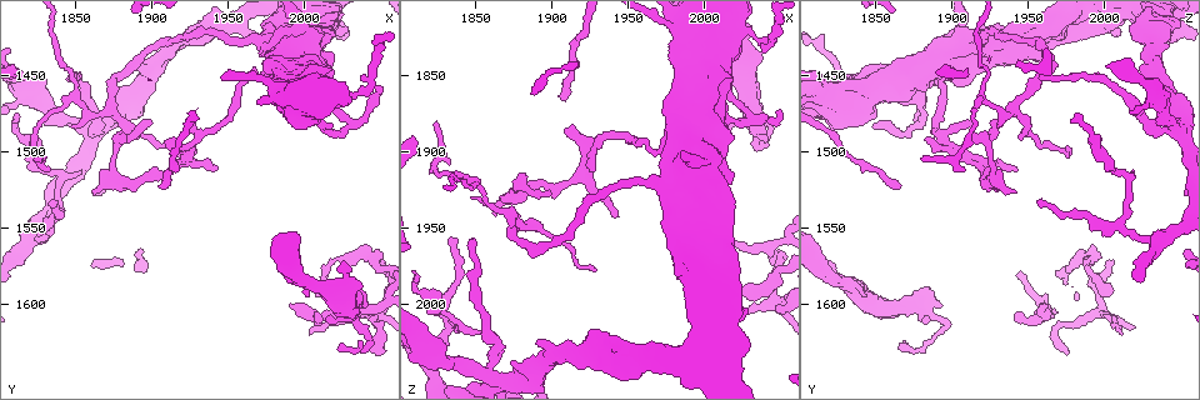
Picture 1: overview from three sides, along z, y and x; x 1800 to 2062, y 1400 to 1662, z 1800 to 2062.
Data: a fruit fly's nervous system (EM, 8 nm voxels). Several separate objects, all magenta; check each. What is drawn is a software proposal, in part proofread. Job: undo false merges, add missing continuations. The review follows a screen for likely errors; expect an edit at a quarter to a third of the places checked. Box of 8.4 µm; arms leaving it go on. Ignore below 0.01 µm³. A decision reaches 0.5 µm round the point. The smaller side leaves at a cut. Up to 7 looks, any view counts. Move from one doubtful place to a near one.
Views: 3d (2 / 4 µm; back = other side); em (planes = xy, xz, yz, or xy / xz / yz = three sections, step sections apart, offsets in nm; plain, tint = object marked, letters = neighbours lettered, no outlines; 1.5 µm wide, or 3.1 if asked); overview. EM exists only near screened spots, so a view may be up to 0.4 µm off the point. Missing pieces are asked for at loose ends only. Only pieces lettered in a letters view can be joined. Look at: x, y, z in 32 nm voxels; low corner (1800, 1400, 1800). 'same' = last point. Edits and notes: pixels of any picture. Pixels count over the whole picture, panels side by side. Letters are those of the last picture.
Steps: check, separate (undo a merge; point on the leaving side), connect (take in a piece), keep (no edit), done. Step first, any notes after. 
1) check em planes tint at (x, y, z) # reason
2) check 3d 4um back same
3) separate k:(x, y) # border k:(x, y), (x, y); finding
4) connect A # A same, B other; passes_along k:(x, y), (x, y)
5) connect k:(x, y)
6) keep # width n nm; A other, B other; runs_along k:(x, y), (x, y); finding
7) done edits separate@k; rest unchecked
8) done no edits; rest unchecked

check em planes letters at (1942, 1512, 1940) # an open end

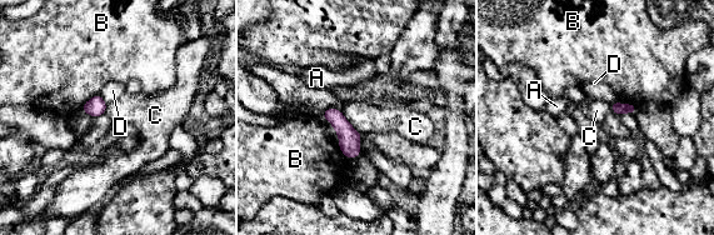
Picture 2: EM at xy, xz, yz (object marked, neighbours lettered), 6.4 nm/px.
keep # A other, B other, C other, D other; border 2:(341, 111), (344, 118), (362, 134); no lettered piece goes on from it

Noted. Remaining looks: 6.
check 3d 2um at (1990, 1600, 1962) # free end

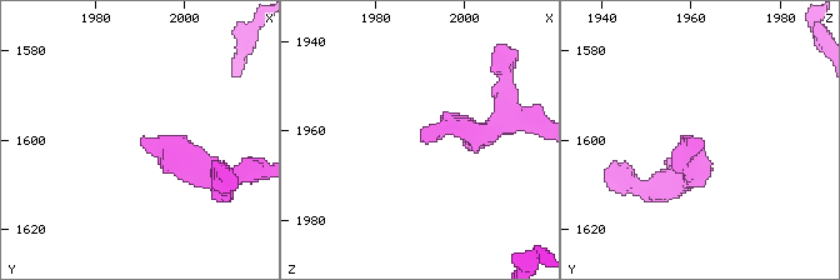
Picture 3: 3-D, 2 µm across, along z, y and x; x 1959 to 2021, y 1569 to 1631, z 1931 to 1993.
check em xy step 4 letters at (1990, 1601, 1961) # need the tissue

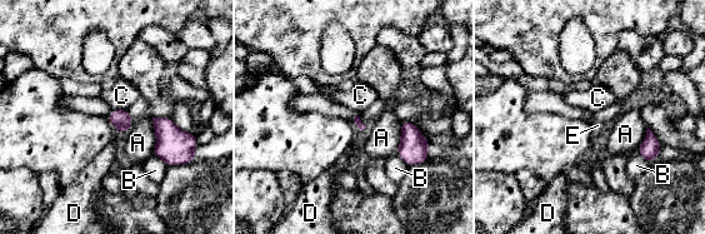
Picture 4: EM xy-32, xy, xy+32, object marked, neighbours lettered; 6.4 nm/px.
keep # A other, B other, C other, D other, E other; none of them fits

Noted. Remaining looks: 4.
check em 3.1um xz step 8 tint at (2048, 1622, 1968) # sharp bend

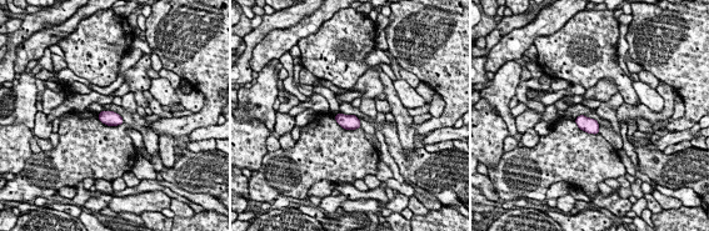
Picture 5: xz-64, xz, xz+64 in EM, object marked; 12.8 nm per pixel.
check em 3.1um planes letters same

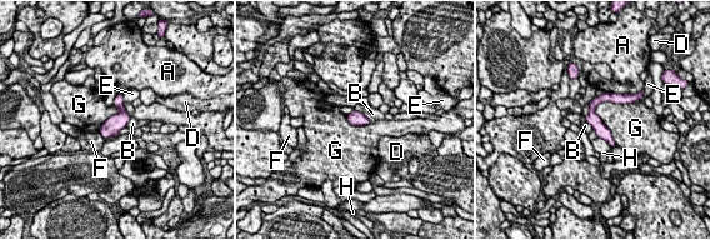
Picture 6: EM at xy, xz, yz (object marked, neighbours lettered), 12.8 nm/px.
keep # A other, B other, D other, E other, F other, G other, H other; runs_along 6:(623, 98), (593, 105), (608, 138); one cell here

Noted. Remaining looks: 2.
done no edits; rest unchecked

